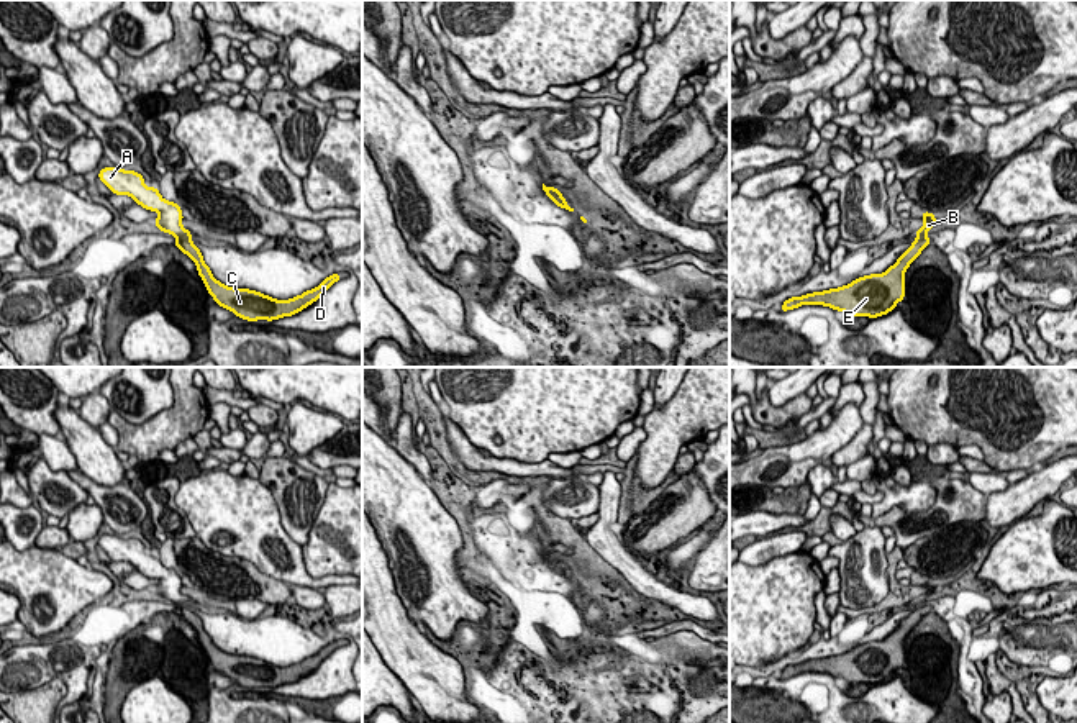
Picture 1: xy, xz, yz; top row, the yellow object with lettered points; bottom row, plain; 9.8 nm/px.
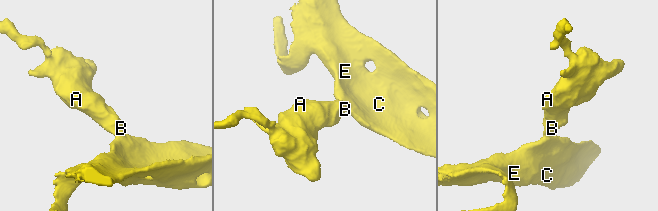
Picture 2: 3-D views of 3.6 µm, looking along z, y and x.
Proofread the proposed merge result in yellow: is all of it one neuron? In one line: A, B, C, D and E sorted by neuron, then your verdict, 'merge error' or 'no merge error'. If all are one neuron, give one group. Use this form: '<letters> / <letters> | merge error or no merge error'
A B / C D E | merge error

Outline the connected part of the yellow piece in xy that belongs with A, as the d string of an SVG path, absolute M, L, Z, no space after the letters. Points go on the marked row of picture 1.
M103 167L98 179L116 195L130 195L138 205L149 211L157 211L154 220L157 230L175 236L177 239L192 238L192 233L182 226L182 210L175 202L164 200L156 187L146 187L144 177L136 171L118 167Z

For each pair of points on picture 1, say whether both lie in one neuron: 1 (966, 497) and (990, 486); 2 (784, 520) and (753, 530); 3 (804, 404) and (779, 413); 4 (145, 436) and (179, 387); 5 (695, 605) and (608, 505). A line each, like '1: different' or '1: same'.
1: different
2: same
3: same
4: same
5: same

